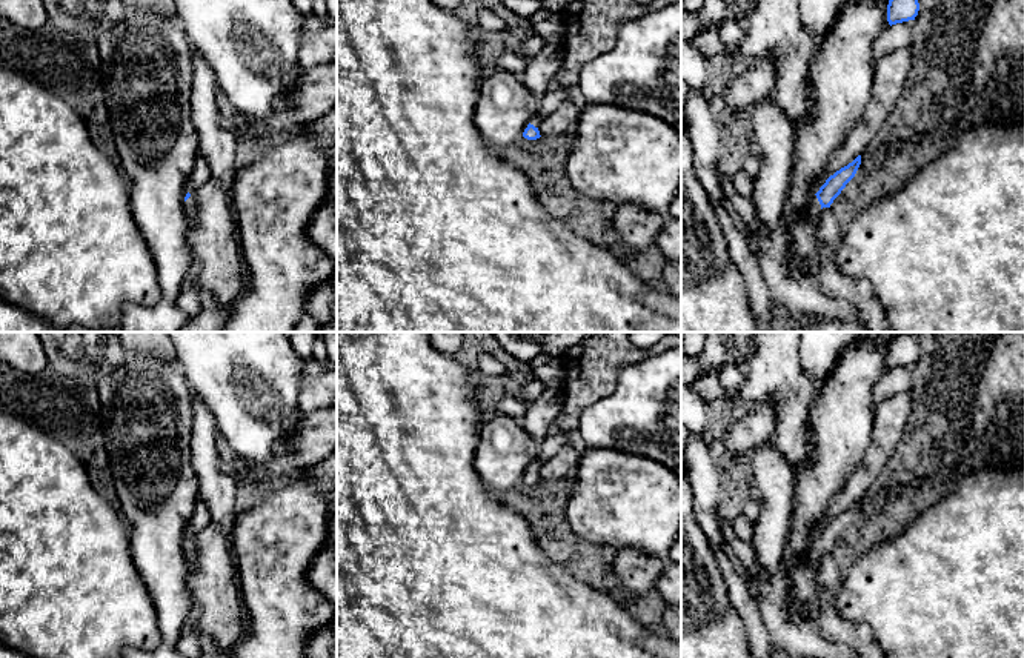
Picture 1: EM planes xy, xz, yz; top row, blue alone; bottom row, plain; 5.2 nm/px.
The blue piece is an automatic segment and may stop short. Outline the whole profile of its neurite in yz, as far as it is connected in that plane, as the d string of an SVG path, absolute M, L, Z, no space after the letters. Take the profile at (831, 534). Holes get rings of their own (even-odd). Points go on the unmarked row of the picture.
M858 500L852 507L836 515L830 520L820 535L812 541L807 558L810 563L818 563L823 552L830 552L833 544L841 538L846 529L855 521L861 509L861 500Z

